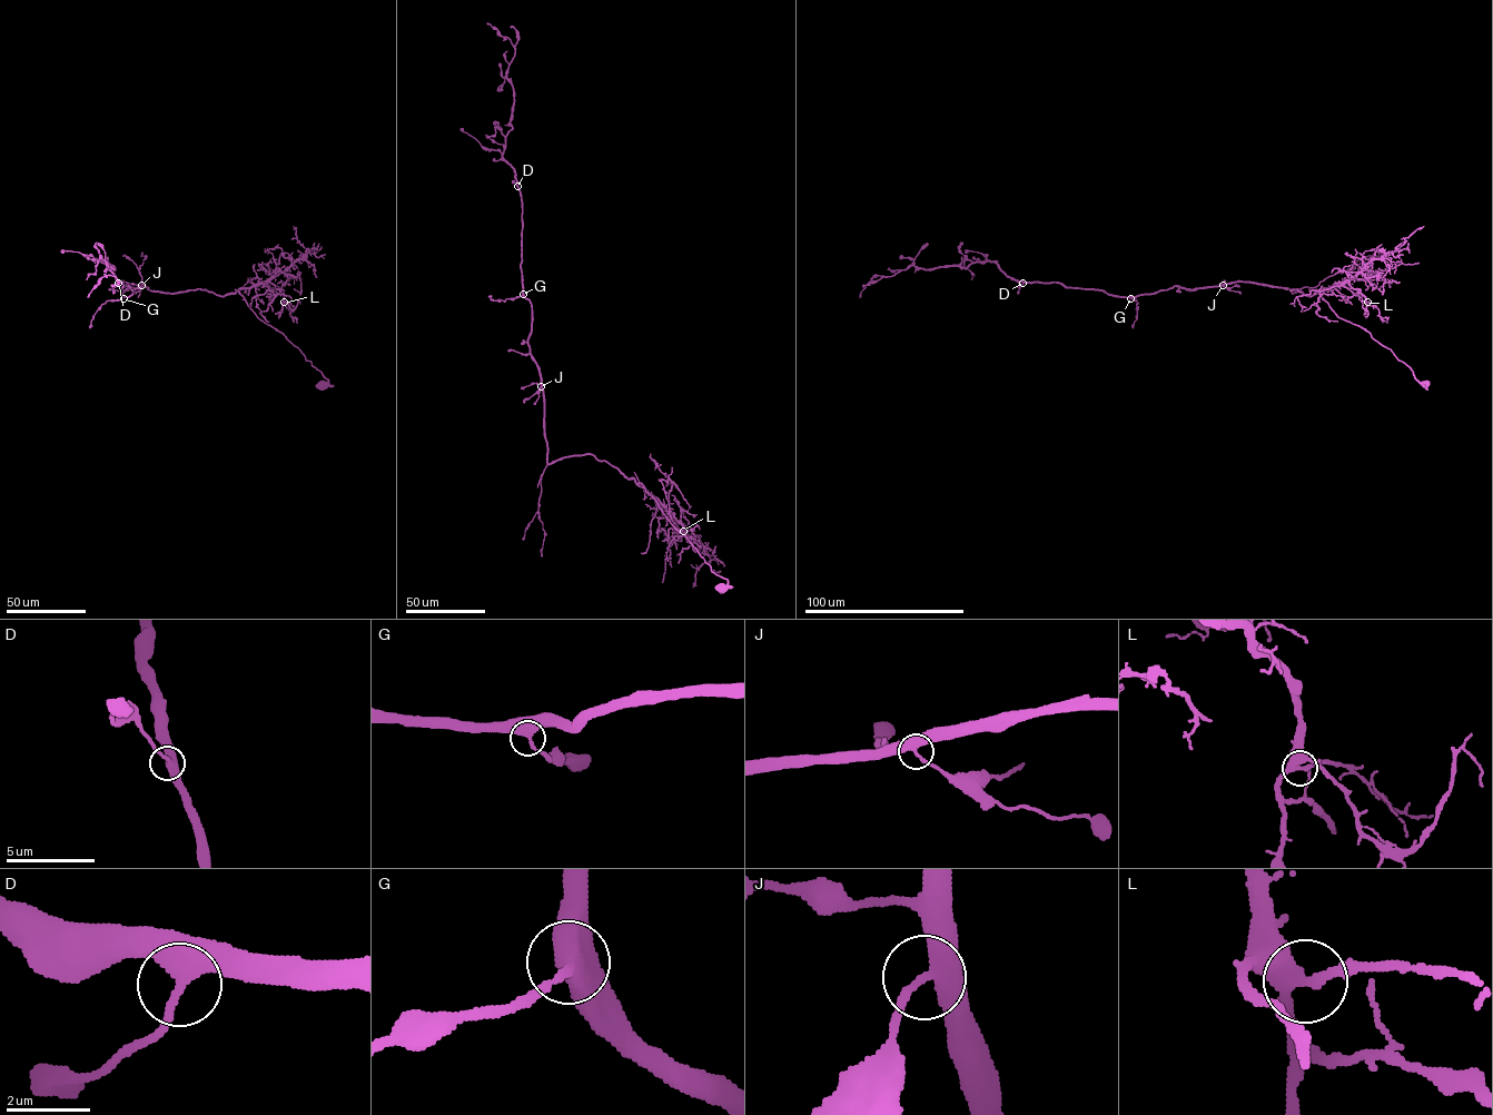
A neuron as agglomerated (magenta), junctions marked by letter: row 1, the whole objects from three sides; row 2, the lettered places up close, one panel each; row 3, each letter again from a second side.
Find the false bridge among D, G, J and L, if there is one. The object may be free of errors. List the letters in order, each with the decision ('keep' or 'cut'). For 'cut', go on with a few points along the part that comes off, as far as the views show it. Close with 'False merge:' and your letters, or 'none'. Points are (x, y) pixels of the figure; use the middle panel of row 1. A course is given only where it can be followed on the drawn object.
D: keep
G: keep
J: keep
L: keep
False merge: none

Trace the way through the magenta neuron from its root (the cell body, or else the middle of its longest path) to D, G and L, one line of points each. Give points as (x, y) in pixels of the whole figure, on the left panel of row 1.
D: (322, 384), (323, 374), (238, 290), (165, 293), (145, 282), (124, 297), (118, 283)
G: (322, 384), (323, 374), (238, 290), (165, 293), (145, 282), (129, 286), (132, 293), (124, 298)
L: (322, 384), (327, 382), (323, 374), (283, 334), (260, 319), (238, 290), (268, 280), (282, 293), (284, 302)

